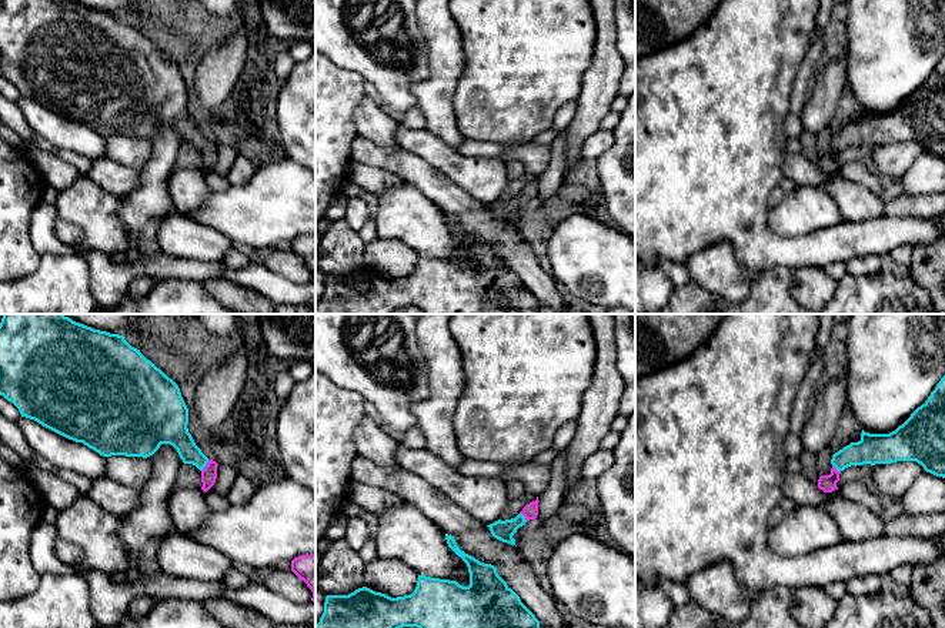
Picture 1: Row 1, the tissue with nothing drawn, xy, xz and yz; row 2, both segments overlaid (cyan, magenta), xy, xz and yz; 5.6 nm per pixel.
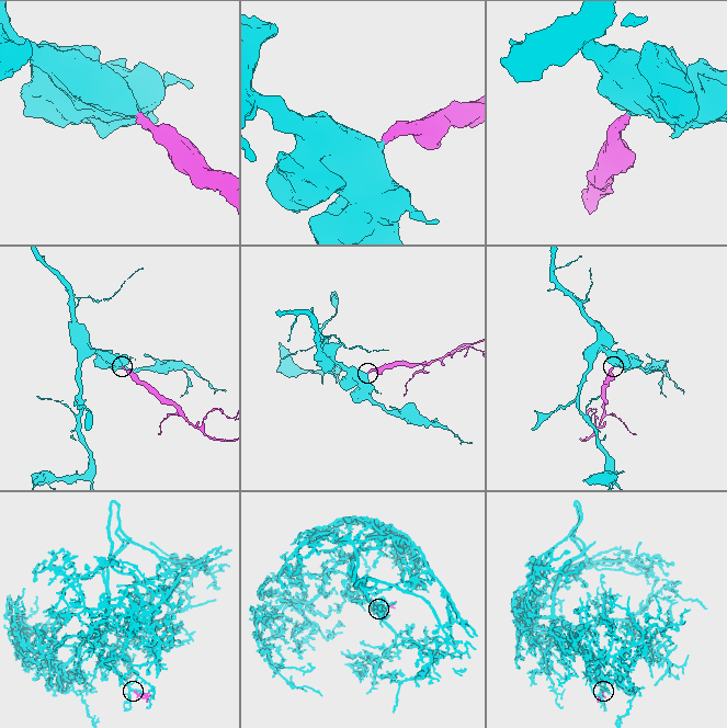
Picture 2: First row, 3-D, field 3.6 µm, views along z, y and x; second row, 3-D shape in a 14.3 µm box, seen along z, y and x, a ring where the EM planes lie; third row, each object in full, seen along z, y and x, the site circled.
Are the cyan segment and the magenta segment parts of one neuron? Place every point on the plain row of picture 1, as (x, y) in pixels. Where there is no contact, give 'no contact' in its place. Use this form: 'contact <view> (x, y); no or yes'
contact xy (206, 144); yes

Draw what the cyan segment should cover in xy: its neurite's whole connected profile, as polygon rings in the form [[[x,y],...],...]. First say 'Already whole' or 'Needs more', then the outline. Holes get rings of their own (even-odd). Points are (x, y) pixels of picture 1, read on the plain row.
Needs more. [[[1,0],[0,76],[13,83],[21,97],[83,123],[103,137],[147,138],[161,124],[170,124],[184,144],[201,151],[204,173],[216,163],[218,144],[201,133],[188,113],[188,88],[178,66],[123,16],[73,0]]]

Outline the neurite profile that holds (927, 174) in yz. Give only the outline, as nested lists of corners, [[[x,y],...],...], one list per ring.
[[[925,151],[912,163],[901,181],[908,194],[945,193],[945,160]]]

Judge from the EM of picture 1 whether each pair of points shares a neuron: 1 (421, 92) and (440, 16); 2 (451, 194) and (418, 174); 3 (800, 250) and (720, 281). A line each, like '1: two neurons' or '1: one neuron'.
1: one neuron
2: one neuron
3: two neurons

